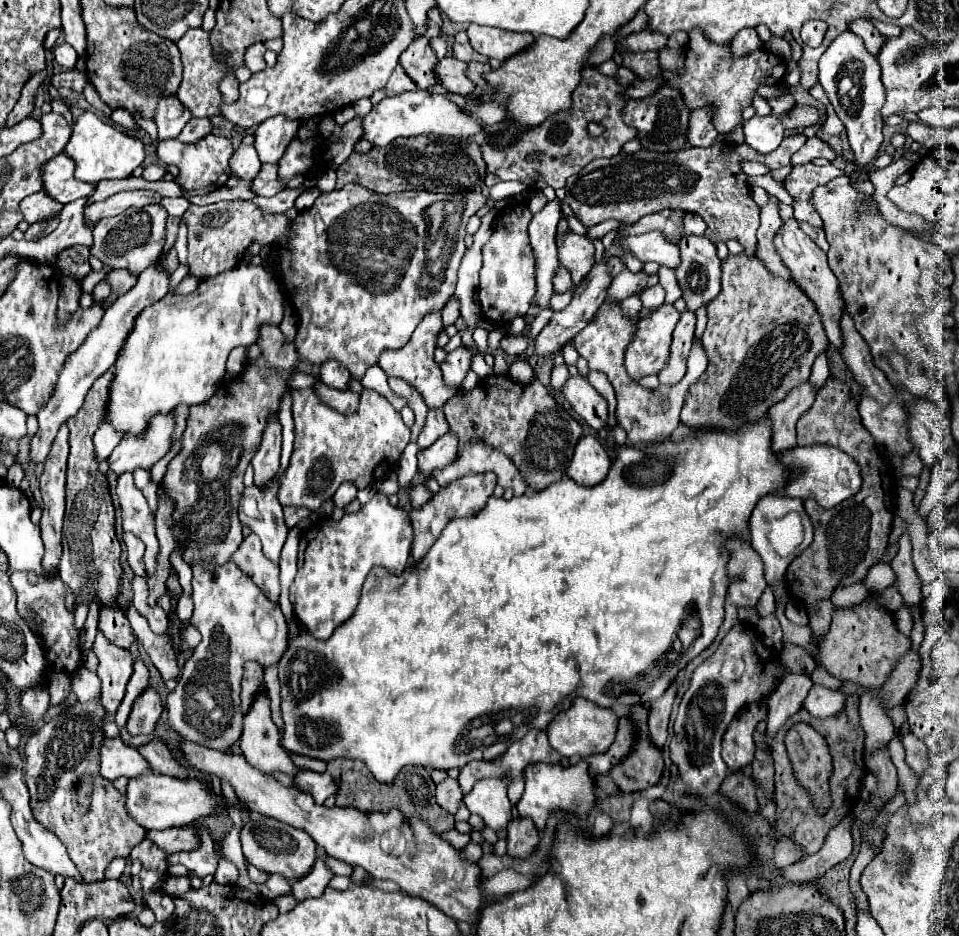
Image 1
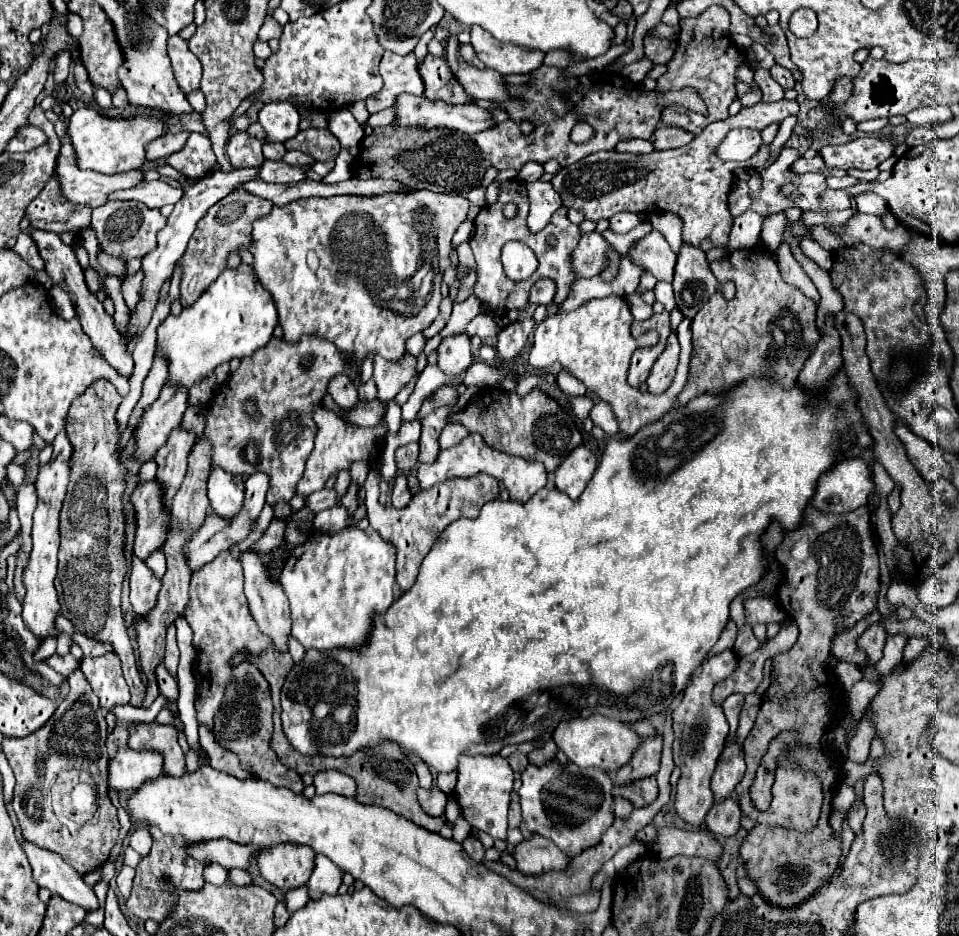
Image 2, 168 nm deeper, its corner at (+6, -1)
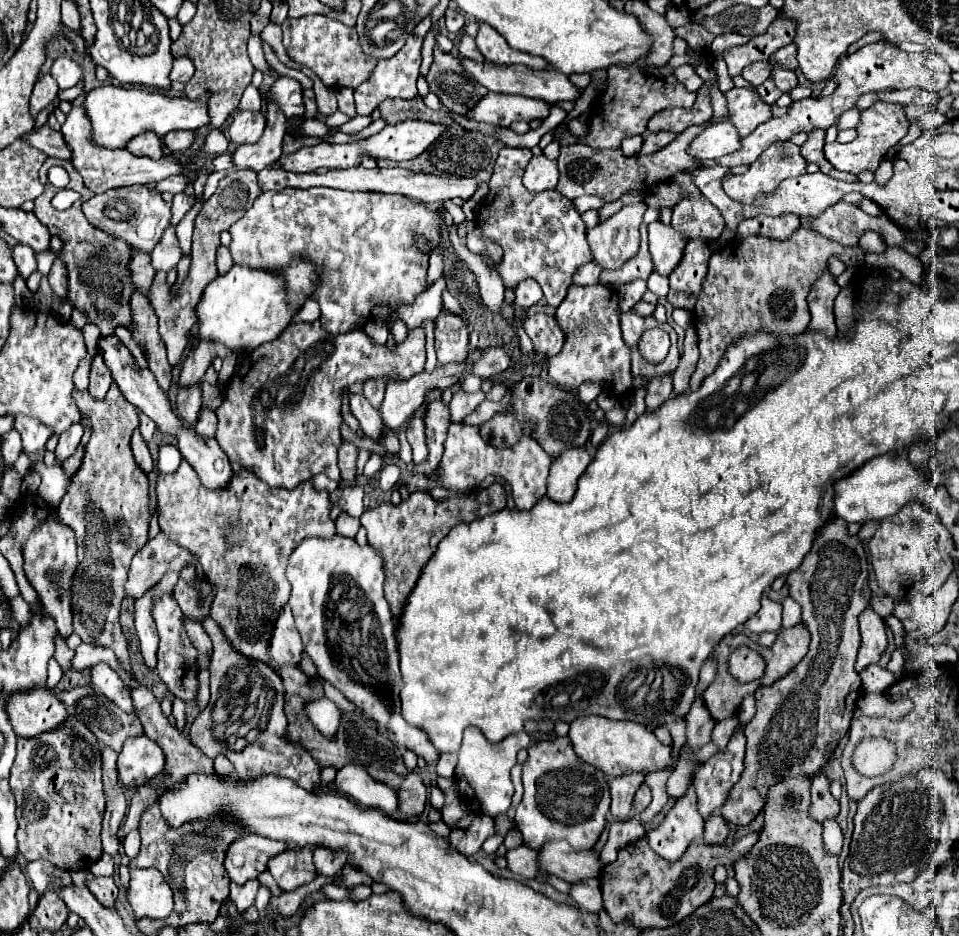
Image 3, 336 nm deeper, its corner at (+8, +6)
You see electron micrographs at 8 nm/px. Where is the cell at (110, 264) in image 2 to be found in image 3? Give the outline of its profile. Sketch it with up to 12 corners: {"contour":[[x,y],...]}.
{"contour":[[144,252],[132,254],[128,276],[132,284],[148,294],[156,270]]}

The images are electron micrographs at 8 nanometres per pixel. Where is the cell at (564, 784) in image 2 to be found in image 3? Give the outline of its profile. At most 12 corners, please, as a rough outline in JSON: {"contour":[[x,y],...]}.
{"contour":[[568,736],[528,748],[516,828],[590,850],[610,810]]}

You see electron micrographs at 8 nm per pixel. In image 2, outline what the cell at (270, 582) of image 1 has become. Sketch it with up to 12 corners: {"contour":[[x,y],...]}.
{"contour":[[240,553],[244,595],[278,653],[288,651],[288,597],[258,553]]}

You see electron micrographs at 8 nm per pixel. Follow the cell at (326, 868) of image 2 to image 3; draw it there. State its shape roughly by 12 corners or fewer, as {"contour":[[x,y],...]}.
{"contour":[[314,850],[316,872],[338,876],[346,862],[340,852]]}

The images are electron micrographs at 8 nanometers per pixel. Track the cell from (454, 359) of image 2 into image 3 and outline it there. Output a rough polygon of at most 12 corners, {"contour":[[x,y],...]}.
{"contour":[[456,314],[436,322],[438,364],[462,364],[468,328]]}

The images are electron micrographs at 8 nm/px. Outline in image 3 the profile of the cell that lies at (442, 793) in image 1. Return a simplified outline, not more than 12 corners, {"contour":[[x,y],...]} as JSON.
{"contour":[[410,772],[398,790],[402,816],[422,814],[426,786]]}

